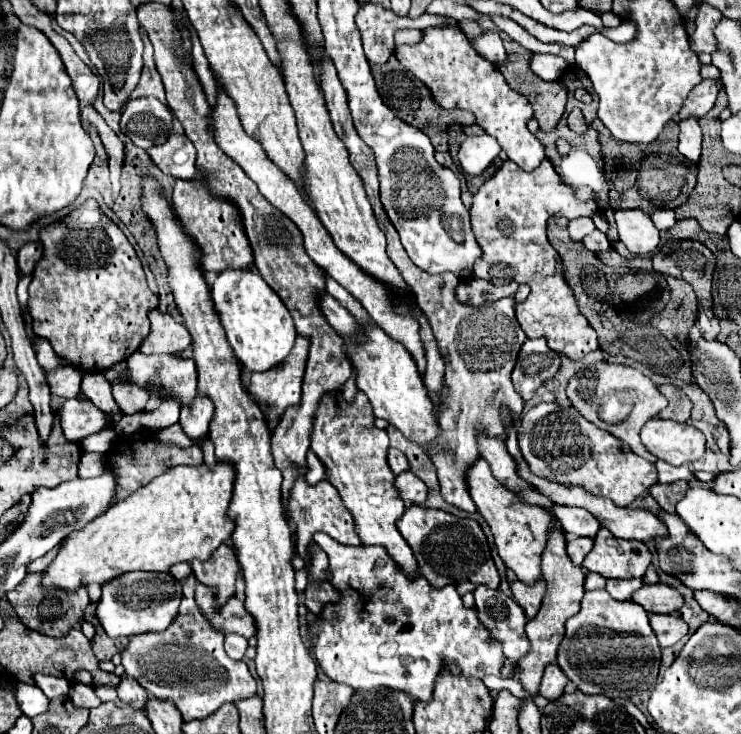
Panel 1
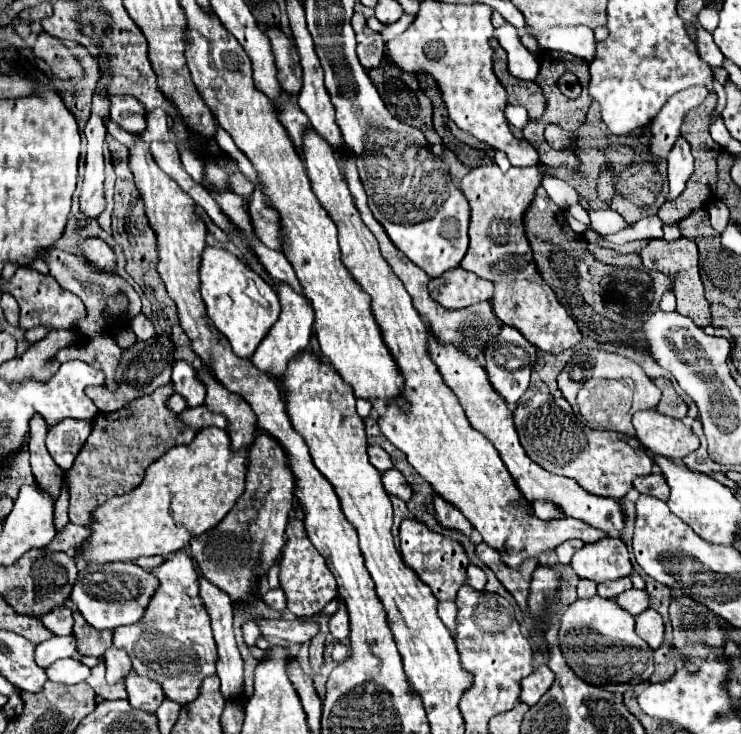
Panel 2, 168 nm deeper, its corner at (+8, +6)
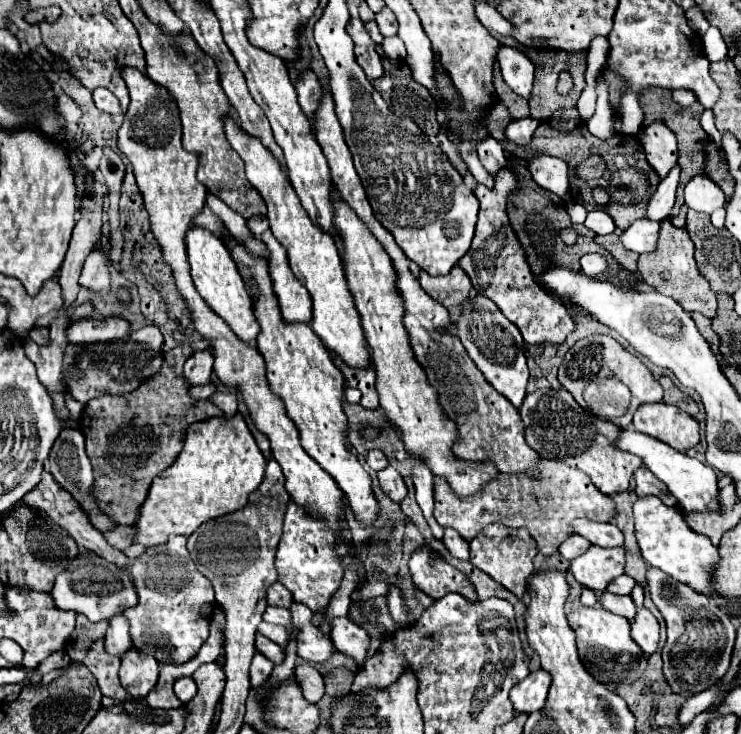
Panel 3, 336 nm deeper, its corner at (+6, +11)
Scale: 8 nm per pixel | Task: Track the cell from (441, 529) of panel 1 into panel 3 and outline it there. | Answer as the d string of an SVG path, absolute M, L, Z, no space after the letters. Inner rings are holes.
M421 544L411 554L409 570L413 584L421 588L425 594L429 594L433 600L439 600L449 592L459 592L469 600L477 600L477 592L469 576L465 576L455 566L449 566L443 558L433 556L427 544Z

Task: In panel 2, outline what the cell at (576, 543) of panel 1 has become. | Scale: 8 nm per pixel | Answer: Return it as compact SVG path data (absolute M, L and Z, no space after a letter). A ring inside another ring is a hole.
M571 539L571 541L561 543L561 545L555 549L555 553L557 553L557 557L559 557L559 563L561 563L561 565L569 565L573 553L575 553L577 549L581 549L581 547L583 547L583 541L581 541L581 539Z

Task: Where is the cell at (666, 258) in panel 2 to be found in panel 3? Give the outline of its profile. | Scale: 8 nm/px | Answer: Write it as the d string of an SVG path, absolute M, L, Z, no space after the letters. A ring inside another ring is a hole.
M663 220L657 250L639 256L639 274L645 284L651 284L657 288L657 292L671 296L687 312L701 312L707 318L715 316L715 310L717 310L715 292L711 292L707 280L697 270L697 264L693 258L693 242L685 228L675 228L669 220Z

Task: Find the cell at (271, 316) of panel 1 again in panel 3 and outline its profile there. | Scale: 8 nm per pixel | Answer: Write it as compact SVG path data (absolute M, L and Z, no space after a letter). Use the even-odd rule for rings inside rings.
M193 226L187 232L185 240L187 240L191 276L193 276L197 292L207 302L207 306L229 324L229 328L235 332L235 336L239 340L243 340L249 346L255 346L255 340L261 332L259 322L255 318L255 296L249 294L245 280L239 272L239 266L233 260L229 248L225 246L225 242L219 236L211 234L209 230L197 228L197 226Z

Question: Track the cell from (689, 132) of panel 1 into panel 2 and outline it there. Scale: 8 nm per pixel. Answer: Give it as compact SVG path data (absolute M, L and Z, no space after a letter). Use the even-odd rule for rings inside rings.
M679 137L667 157L667 179L669 179L669 193L665 197L667 201L673 201L675 197L679 197L691 173L693 173L691 147L683 137Z

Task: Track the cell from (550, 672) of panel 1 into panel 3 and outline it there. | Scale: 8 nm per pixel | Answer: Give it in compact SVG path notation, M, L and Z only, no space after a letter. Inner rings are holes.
M543 668L531 672L525 680L515 684L515 688L511 688L511 702L515 710L531 714L543 708L549 692L549 684L551 684L551 674L545 672Z

